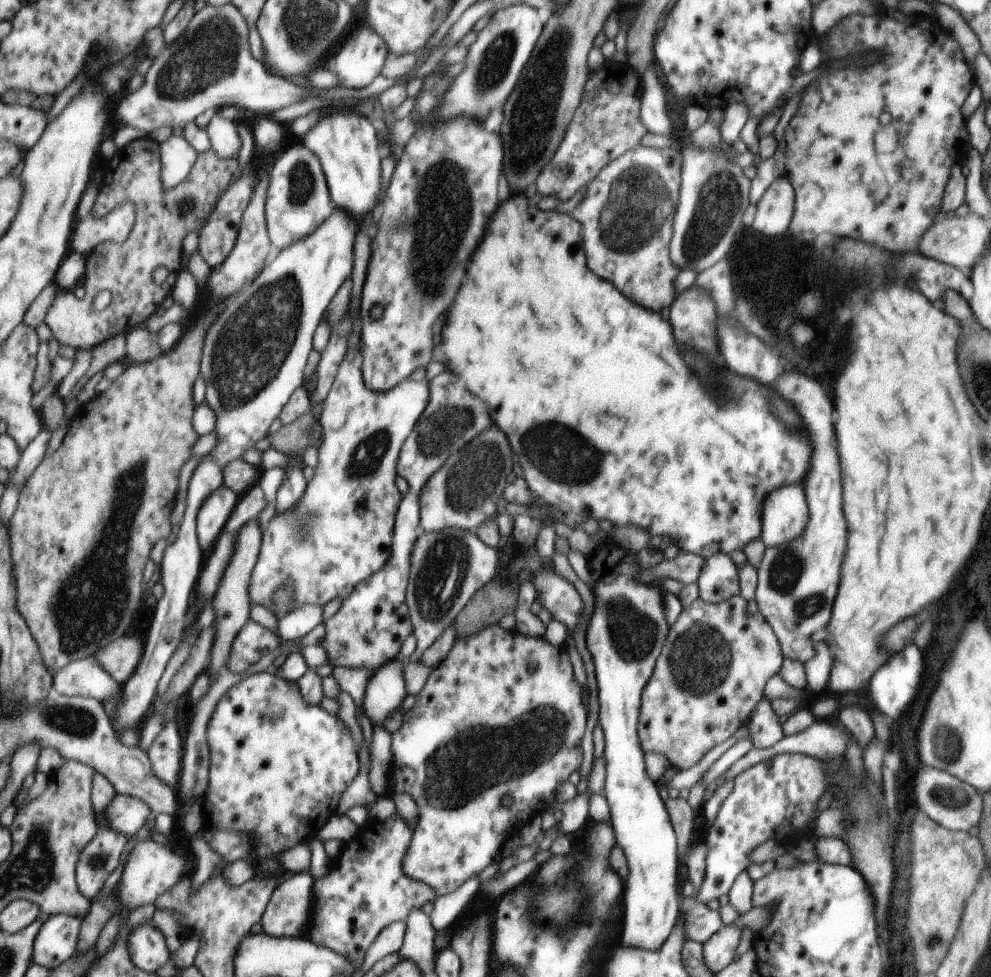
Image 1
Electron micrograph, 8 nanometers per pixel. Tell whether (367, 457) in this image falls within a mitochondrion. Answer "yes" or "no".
yes

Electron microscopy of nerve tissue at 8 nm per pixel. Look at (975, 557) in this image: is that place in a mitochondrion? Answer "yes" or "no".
no

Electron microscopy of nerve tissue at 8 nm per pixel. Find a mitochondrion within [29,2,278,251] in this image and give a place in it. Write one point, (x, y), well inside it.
(211, 54)

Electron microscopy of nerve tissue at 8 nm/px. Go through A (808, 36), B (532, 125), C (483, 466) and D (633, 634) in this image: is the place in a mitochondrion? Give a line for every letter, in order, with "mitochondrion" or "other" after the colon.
A: other
B: mitochondrion
C: mitochondrion
D: mitochondrion

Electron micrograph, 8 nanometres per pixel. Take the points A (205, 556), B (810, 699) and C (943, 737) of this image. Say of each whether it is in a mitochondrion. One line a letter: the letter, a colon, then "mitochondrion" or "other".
A: other
B: other
C: mitochondrion

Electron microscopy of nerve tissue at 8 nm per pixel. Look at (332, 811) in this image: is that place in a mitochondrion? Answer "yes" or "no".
no

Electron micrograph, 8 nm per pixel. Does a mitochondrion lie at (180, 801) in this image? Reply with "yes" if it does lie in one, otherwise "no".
no

